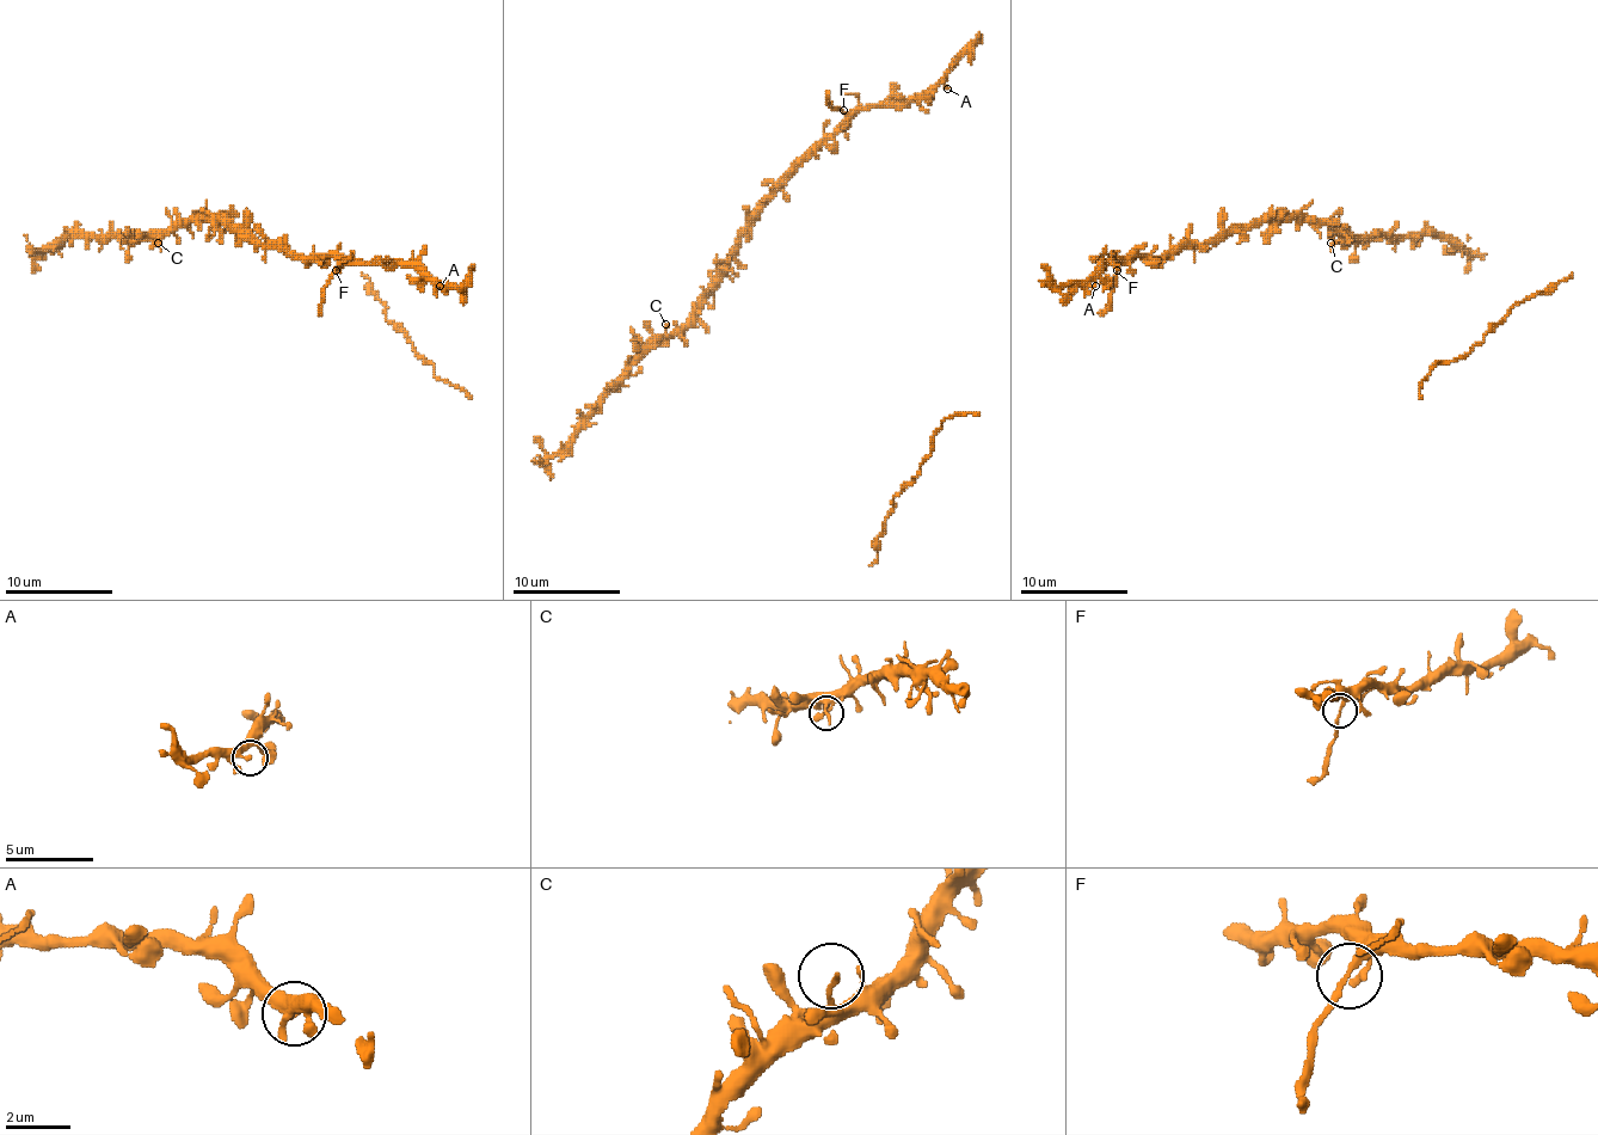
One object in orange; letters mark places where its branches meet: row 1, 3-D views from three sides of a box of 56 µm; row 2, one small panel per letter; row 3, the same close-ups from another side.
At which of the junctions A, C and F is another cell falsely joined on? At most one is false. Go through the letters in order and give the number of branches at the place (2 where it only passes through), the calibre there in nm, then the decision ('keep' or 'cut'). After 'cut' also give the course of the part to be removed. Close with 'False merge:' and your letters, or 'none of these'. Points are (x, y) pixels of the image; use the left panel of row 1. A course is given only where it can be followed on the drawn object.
A: 2 branches meet; 180 nm thick; keep
C: 1 branches meet; 200 nm thick; keep
F: 2 branches meet; 180 nm thick; cut; foreign part runs (335, 270), (324, 289), (321, 313)
False merge: F

